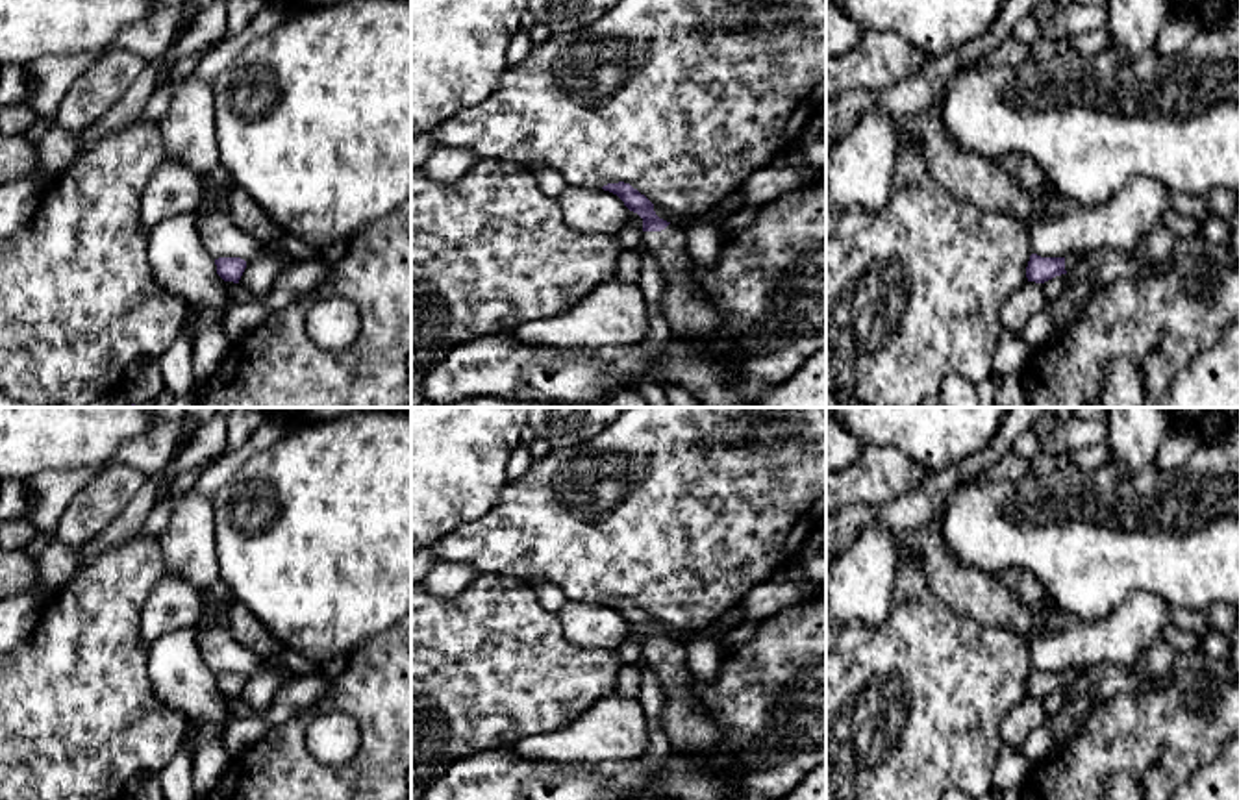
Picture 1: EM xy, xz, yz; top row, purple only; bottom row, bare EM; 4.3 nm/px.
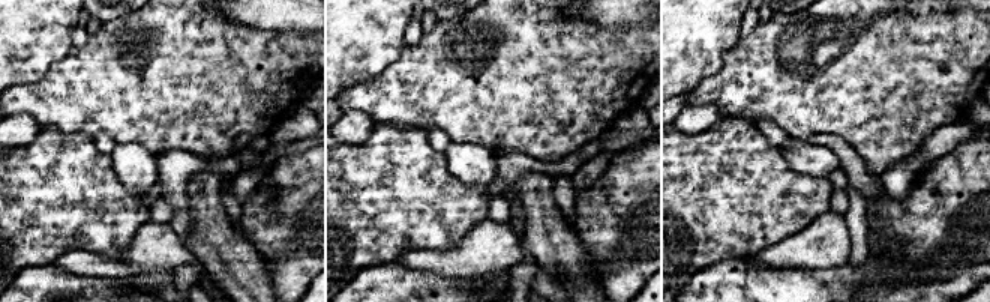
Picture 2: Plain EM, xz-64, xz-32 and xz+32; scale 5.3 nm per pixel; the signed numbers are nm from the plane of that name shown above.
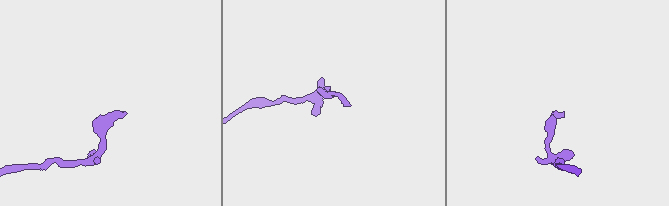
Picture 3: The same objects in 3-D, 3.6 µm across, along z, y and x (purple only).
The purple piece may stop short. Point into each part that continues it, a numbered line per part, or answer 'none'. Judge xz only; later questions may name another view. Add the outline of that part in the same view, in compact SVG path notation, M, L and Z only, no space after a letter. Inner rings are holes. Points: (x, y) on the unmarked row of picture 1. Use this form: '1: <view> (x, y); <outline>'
1: xz (688, 726); M669 639L661 646L643 646L641 663L661 683L665 698L661 726L672 750L713 754L722 744L722 730L695 694L685 643Z

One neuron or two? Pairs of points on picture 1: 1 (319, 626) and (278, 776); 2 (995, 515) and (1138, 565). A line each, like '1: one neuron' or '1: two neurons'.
1: two neurons
2: one neuron

